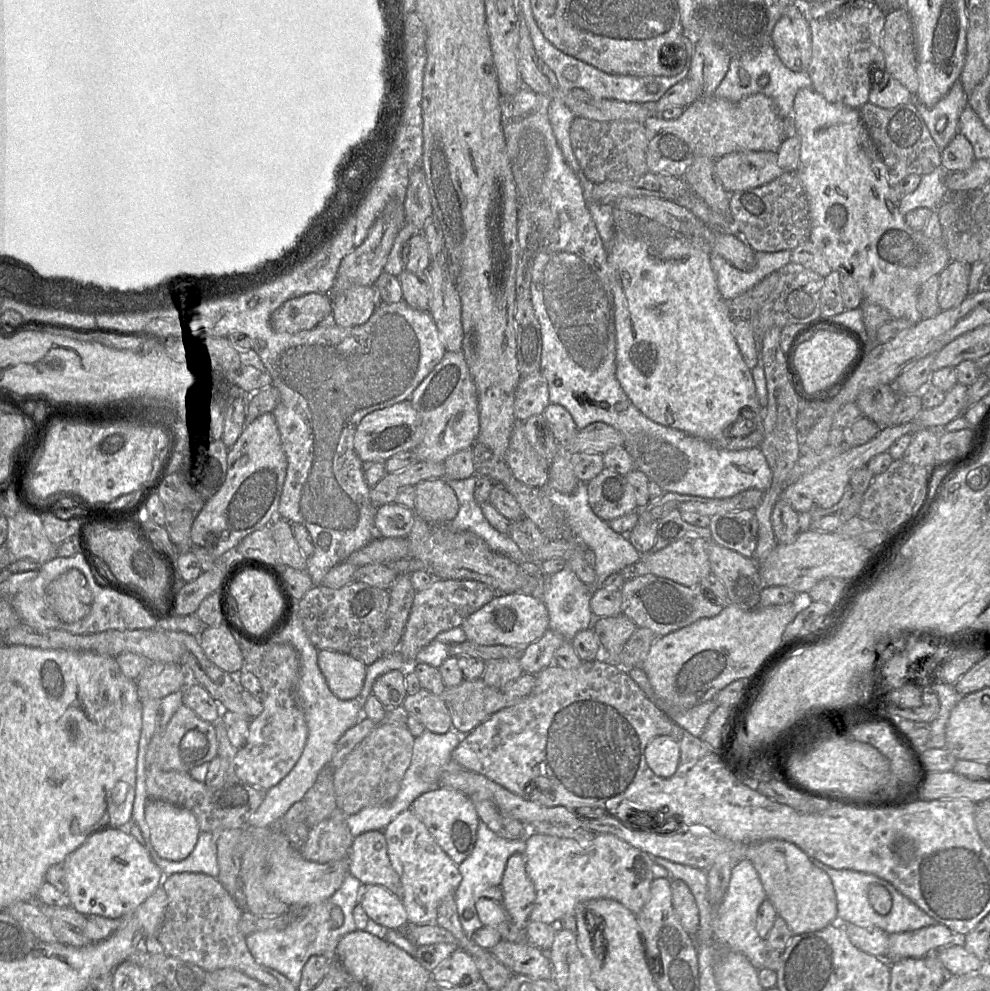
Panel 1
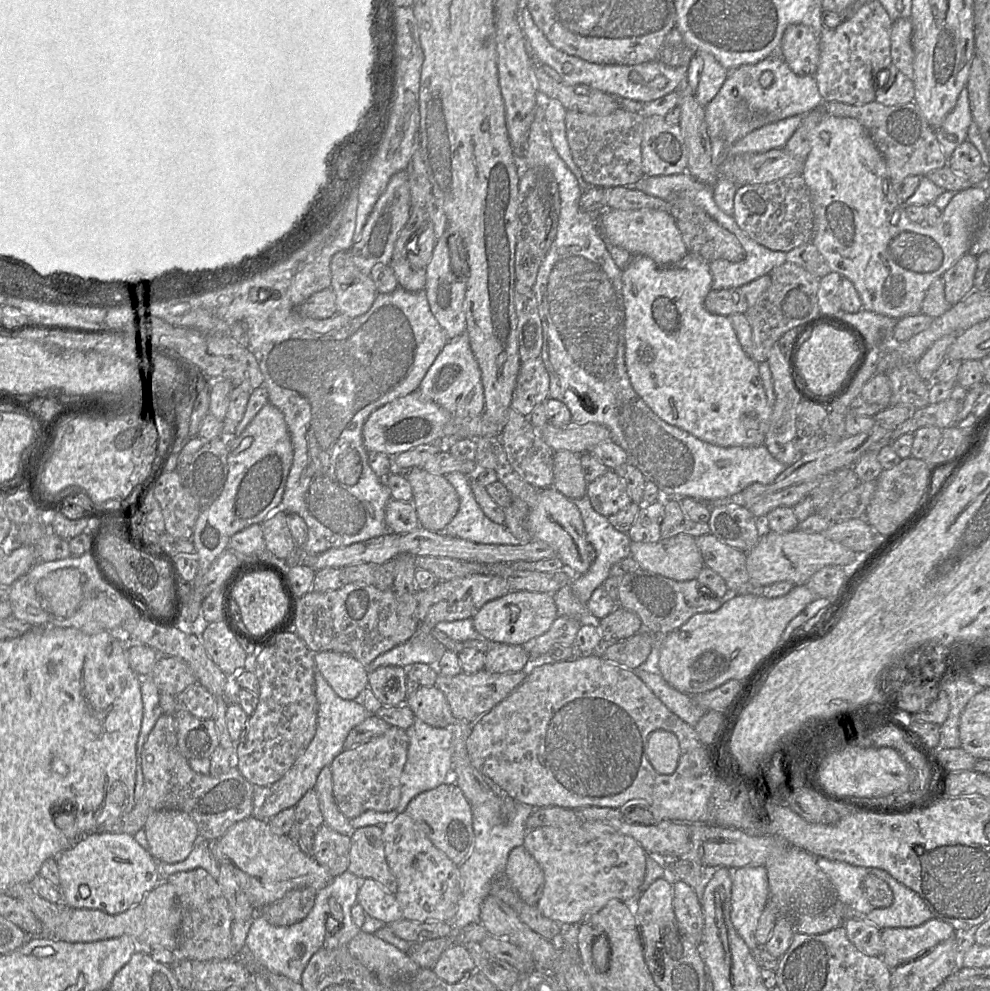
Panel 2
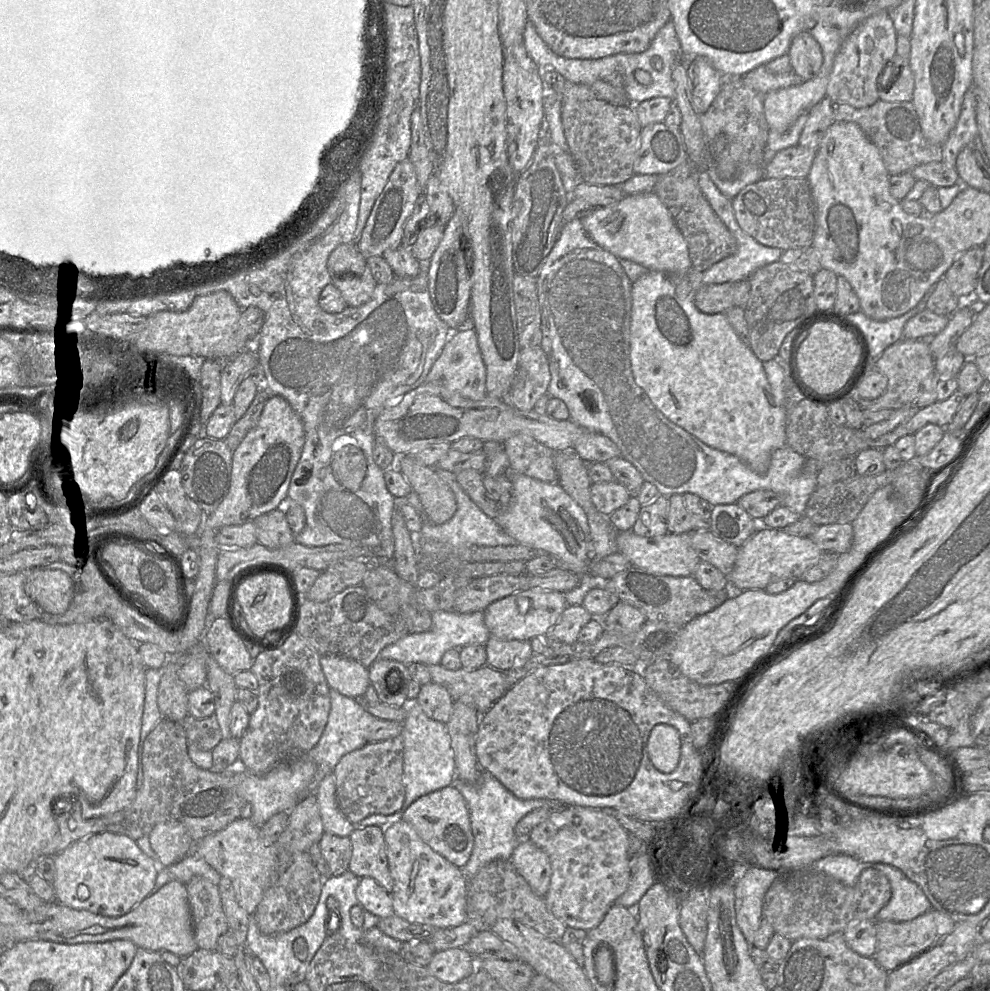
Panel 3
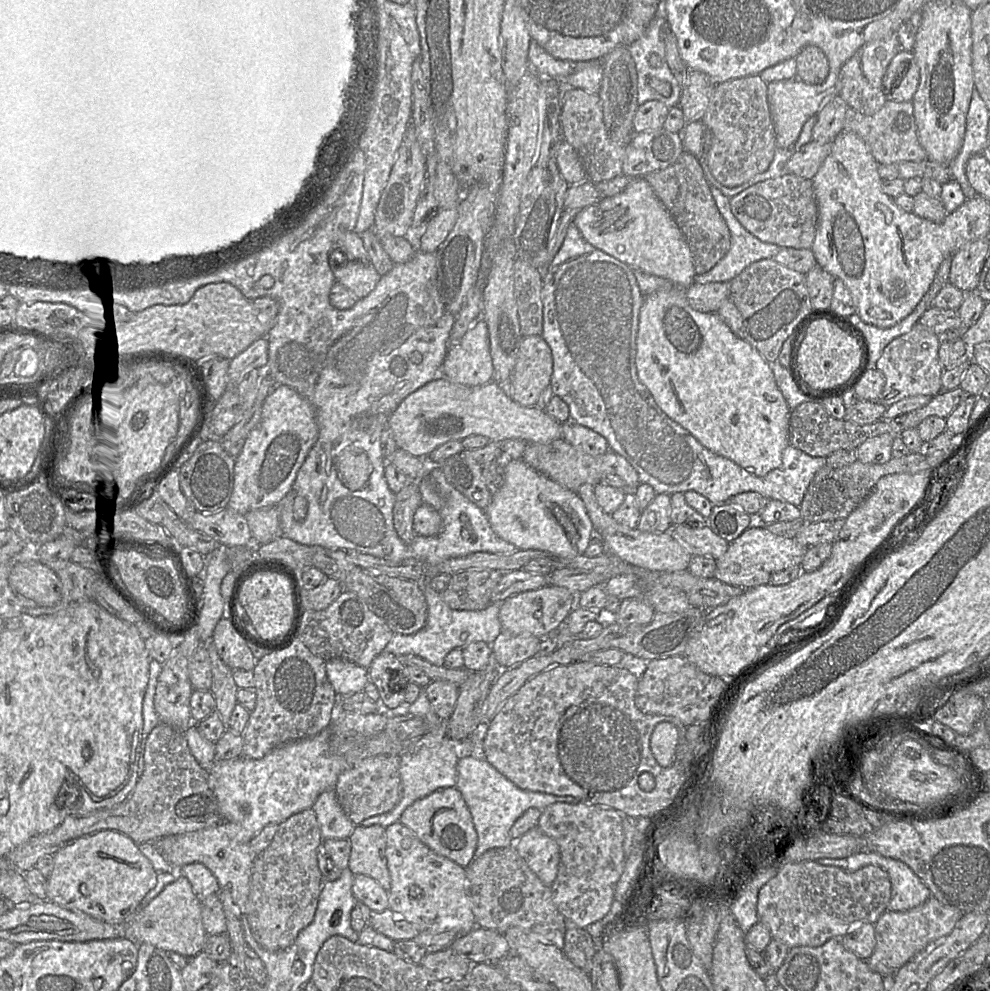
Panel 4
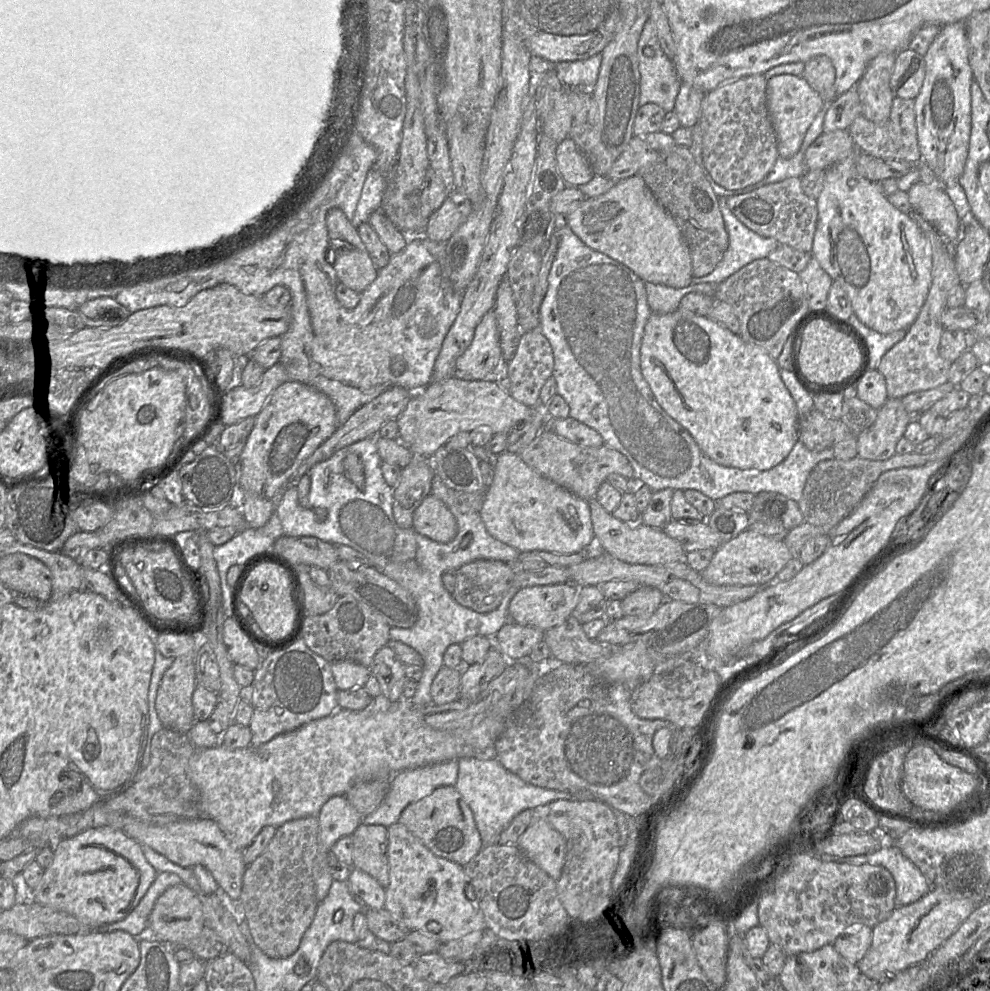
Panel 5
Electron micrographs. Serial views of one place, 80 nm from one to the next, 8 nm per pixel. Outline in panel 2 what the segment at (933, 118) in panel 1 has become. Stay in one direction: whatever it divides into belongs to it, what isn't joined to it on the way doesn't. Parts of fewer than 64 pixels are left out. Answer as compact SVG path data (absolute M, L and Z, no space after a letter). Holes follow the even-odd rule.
M965 86L943 124L935 129L936 138L947 160L952 156L955 149L967 140L968 129L972 122L969 96Z

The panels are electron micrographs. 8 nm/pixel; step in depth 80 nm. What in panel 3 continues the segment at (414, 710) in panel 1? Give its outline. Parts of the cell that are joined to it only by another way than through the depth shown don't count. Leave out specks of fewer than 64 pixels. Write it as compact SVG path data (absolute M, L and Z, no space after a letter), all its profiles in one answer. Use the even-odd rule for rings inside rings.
M429 682L421 685L416 702L431 719L447 724L454 701L449 692L439 684Z

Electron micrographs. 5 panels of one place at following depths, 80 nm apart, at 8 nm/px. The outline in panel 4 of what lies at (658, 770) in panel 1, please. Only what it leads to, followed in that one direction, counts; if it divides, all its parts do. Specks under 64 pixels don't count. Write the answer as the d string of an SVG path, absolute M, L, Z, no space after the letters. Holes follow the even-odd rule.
M661 722L654 728L650 747L657 763L662 767L670 767L675 761L679 732L675 725Z

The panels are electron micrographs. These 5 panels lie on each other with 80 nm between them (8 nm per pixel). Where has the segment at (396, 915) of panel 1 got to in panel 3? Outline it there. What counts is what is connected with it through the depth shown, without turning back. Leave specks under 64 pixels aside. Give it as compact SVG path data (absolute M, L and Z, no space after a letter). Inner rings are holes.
M371 877L360 878L356 888L356 897L363 910L386 918L394 914L391 894Z

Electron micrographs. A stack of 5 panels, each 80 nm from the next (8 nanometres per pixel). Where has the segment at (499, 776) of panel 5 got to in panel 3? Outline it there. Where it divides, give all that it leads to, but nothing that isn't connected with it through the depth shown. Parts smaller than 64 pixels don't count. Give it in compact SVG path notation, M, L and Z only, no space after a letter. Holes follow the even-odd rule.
M482 770L480 781L476 784L455 779L453 785L465 799L474 836L471 856L466 865L461 868L467 881L489 862L497 859L510 859L514 849L521 840L515 834L515 826L525 815L537 808L563 810L564 808L568 808L568 806L575 806L549 799L519 799L486 770Z

